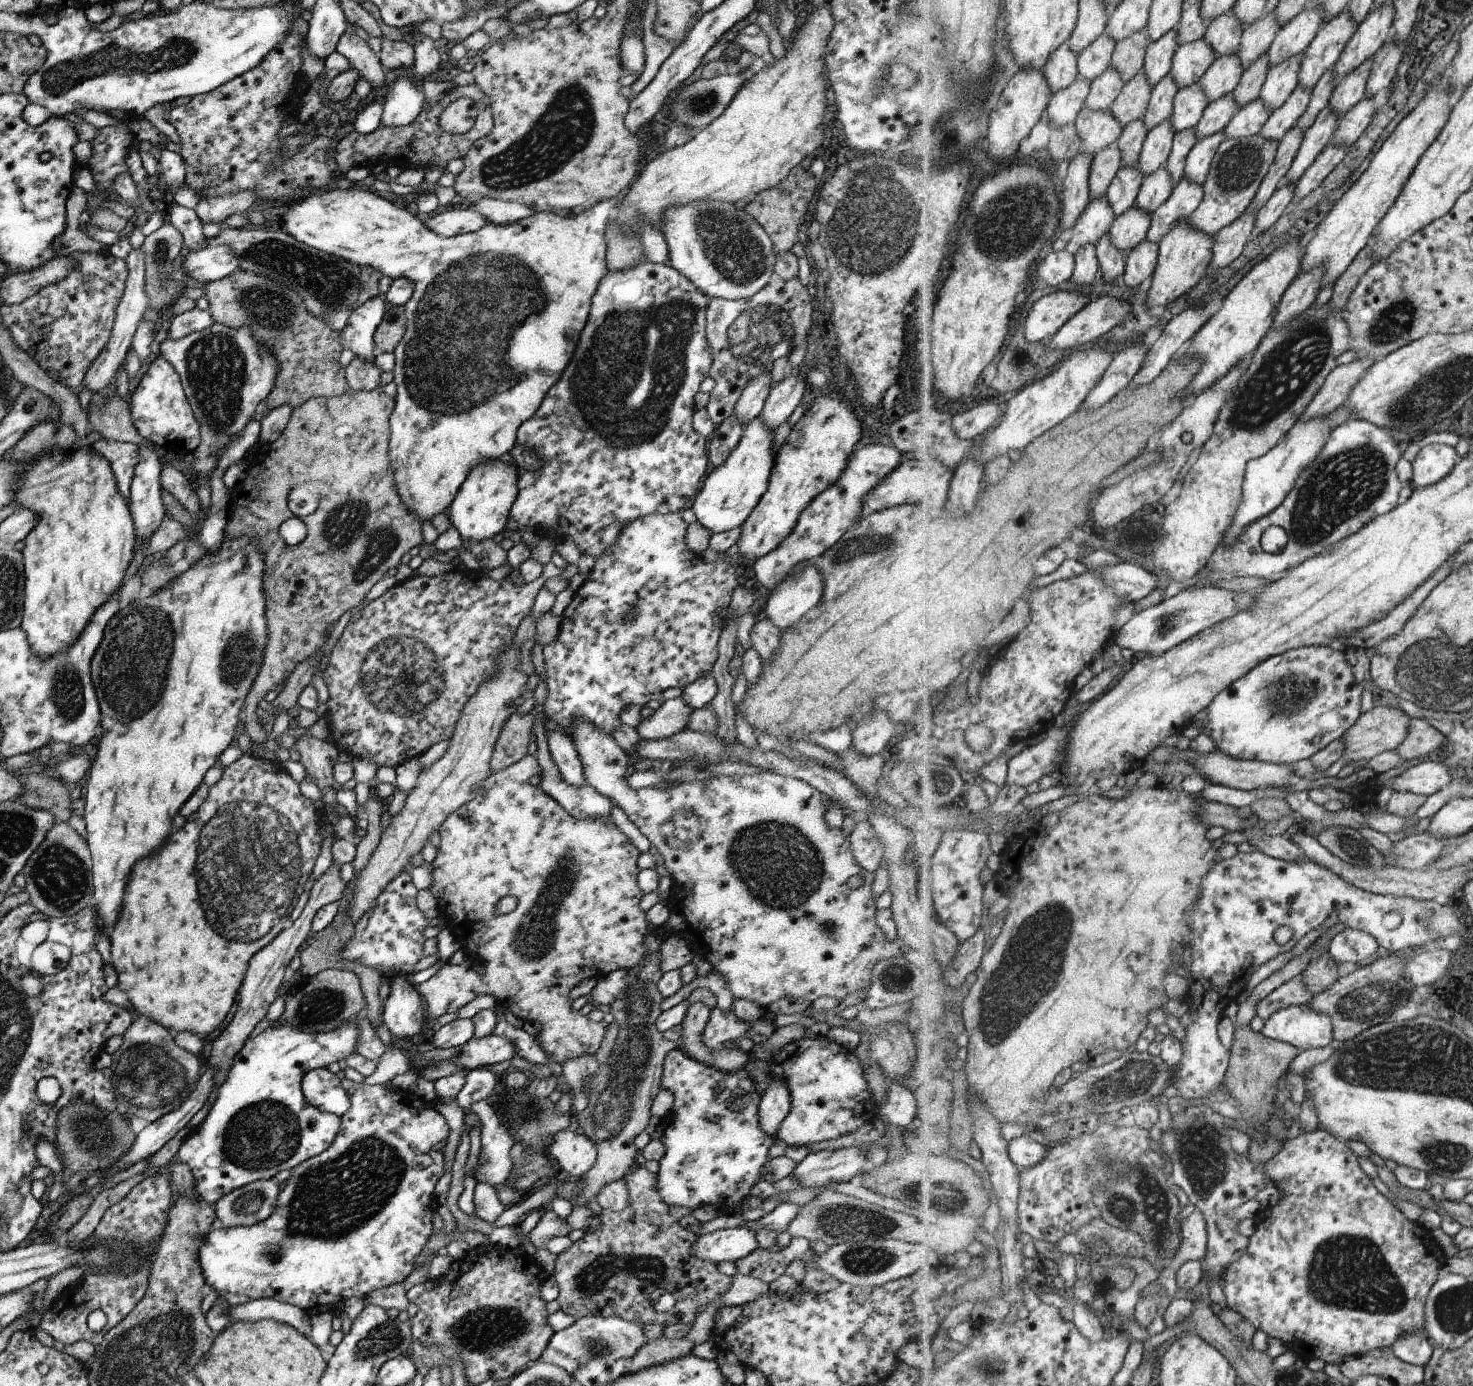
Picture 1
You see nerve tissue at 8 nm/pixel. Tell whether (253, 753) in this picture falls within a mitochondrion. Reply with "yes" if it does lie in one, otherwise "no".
no

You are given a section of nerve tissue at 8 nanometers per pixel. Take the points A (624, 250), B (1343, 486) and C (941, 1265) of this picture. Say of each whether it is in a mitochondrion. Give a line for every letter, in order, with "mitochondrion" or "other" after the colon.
A: mitochondrion
B: mitochondrion
C: other

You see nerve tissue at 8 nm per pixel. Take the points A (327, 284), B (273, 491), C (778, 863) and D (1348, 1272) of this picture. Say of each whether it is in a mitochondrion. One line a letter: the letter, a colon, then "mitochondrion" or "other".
A: mitochondrion
B: other
C: mitochondrion
D: mitochondrion

